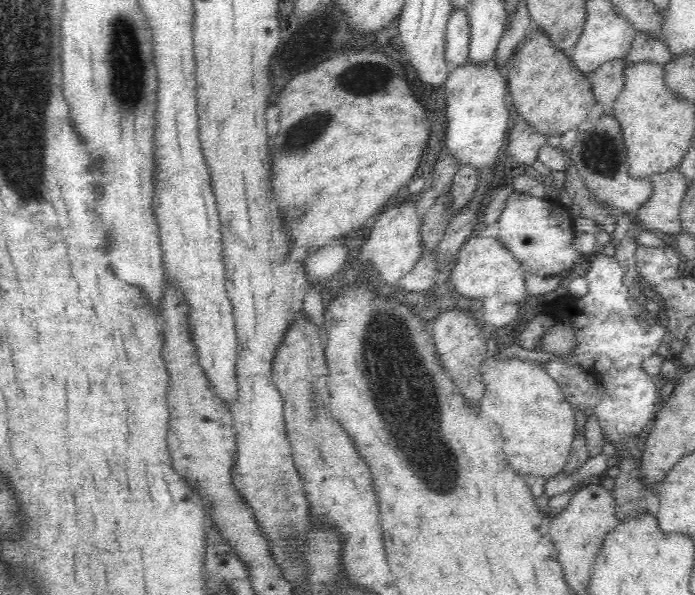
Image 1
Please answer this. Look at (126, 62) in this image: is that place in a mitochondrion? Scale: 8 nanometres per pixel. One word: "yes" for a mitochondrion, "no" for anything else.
yes

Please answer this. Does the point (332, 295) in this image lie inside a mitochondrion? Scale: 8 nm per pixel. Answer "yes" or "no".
no

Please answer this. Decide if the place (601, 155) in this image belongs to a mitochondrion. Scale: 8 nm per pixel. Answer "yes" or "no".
yes

